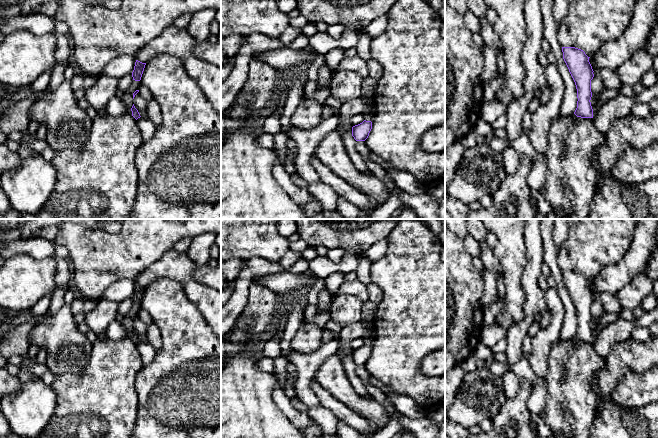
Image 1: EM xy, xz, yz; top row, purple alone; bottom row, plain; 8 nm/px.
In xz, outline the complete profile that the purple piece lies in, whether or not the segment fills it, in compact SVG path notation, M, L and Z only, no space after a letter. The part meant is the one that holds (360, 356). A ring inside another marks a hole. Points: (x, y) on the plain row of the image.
M364 344L362 347L352 351L352 360L356 365L365 365L372 353L372 346Z

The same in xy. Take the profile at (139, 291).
M136 284L134 294L132 296L133 304L135 304L135 305L141 304L145 289L146 289L146 287L142 287L142 286Z

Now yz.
M562 271L563 283L577 313L577 332L574 338L581 342L593 342L591 330L591 304L594 301L592 290L585 276L575 271Z

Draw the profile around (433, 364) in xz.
M445 349L426 355L421 360L419 368L423 374L430 377L445 376Z

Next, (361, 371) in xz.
M356 365L356 374L362 379L363 382L371 383L371 375L366 369L365 365Z

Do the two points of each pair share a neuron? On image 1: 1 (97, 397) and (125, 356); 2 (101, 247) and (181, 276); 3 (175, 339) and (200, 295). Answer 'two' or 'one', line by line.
1: one
2: two
3: two

